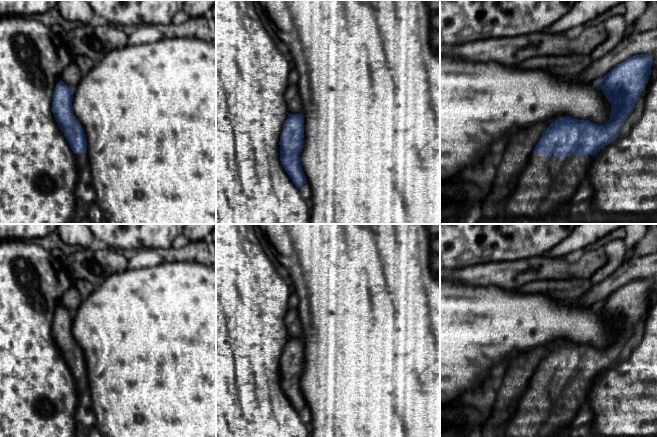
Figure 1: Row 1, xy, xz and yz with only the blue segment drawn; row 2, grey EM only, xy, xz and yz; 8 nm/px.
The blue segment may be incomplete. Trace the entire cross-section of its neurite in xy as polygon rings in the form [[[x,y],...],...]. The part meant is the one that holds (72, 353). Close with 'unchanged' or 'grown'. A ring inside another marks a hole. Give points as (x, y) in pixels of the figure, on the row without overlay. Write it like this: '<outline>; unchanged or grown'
[[[60,304],[54,313],[52,336],[74,377],[77,392],[83,401],[88,393],[89,381],[84,353],[73,337],[73,317],[74,314]]]; grown

